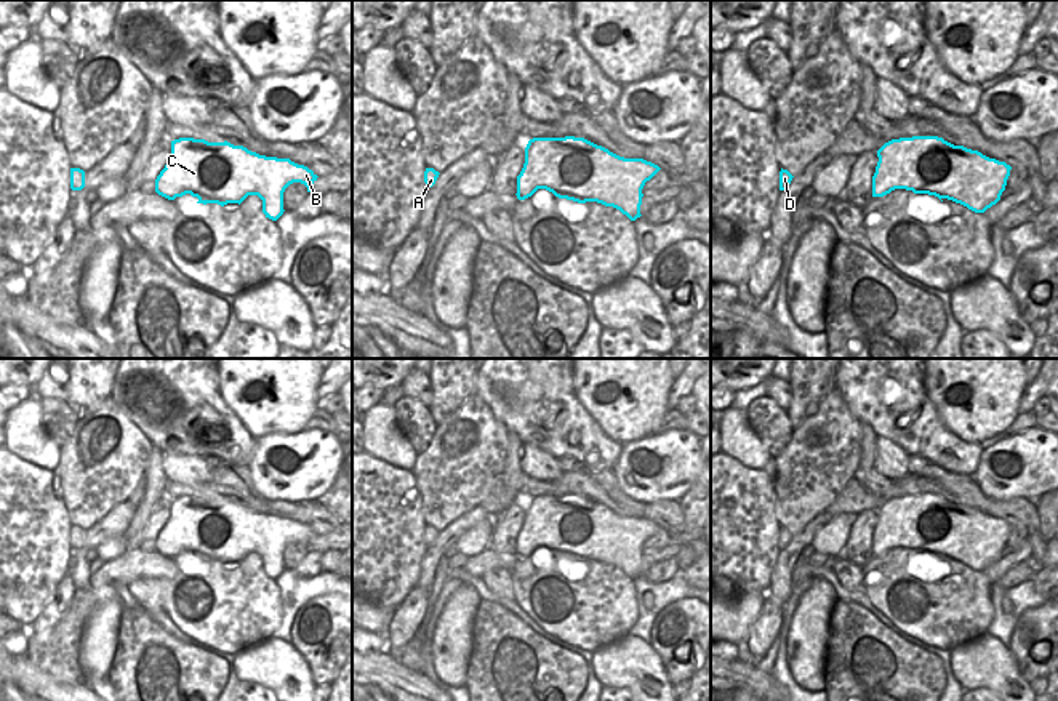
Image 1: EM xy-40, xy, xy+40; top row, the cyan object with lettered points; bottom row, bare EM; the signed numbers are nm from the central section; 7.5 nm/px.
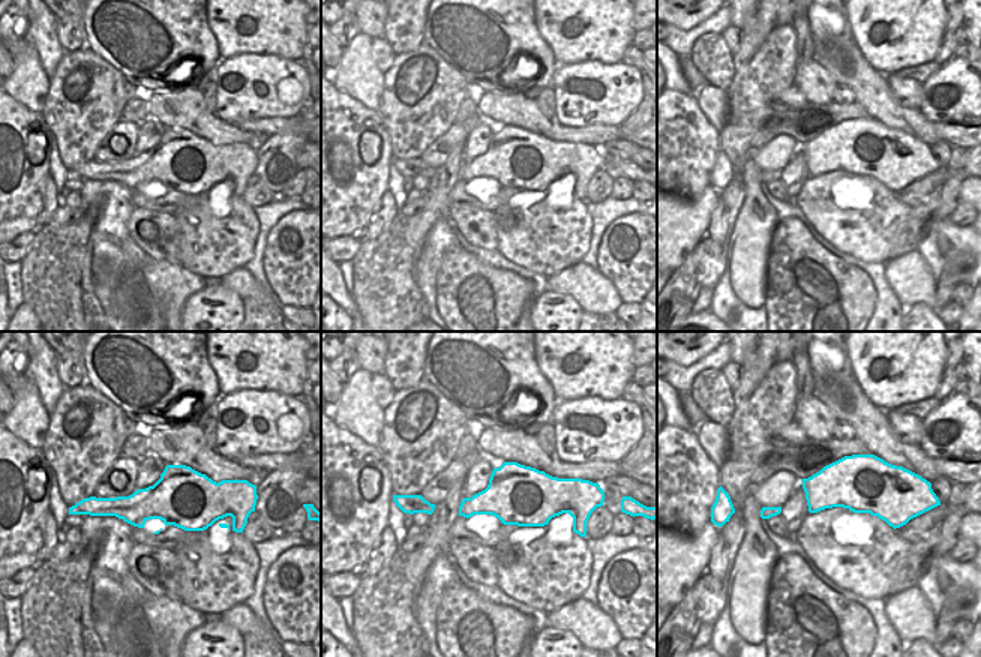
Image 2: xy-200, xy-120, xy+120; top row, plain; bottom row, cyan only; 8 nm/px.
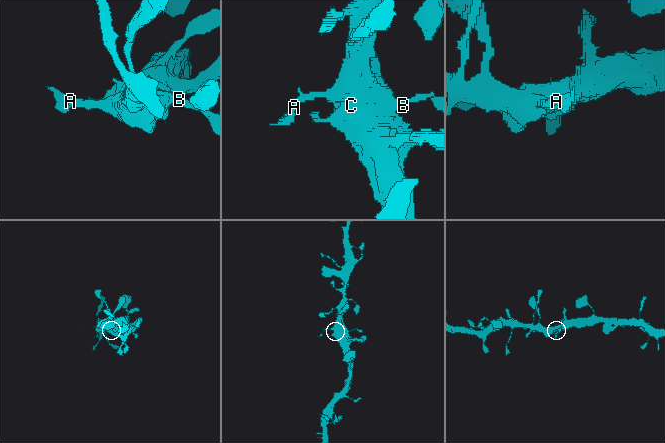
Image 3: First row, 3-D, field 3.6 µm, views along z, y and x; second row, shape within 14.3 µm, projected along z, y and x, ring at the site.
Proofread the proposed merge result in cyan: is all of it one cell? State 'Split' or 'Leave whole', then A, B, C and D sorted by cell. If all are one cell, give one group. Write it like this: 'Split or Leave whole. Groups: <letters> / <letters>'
Leave whole. Groups: A B C D.

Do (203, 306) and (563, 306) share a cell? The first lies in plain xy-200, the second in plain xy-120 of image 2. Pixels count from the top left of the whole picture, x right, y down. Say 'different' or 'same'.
same

